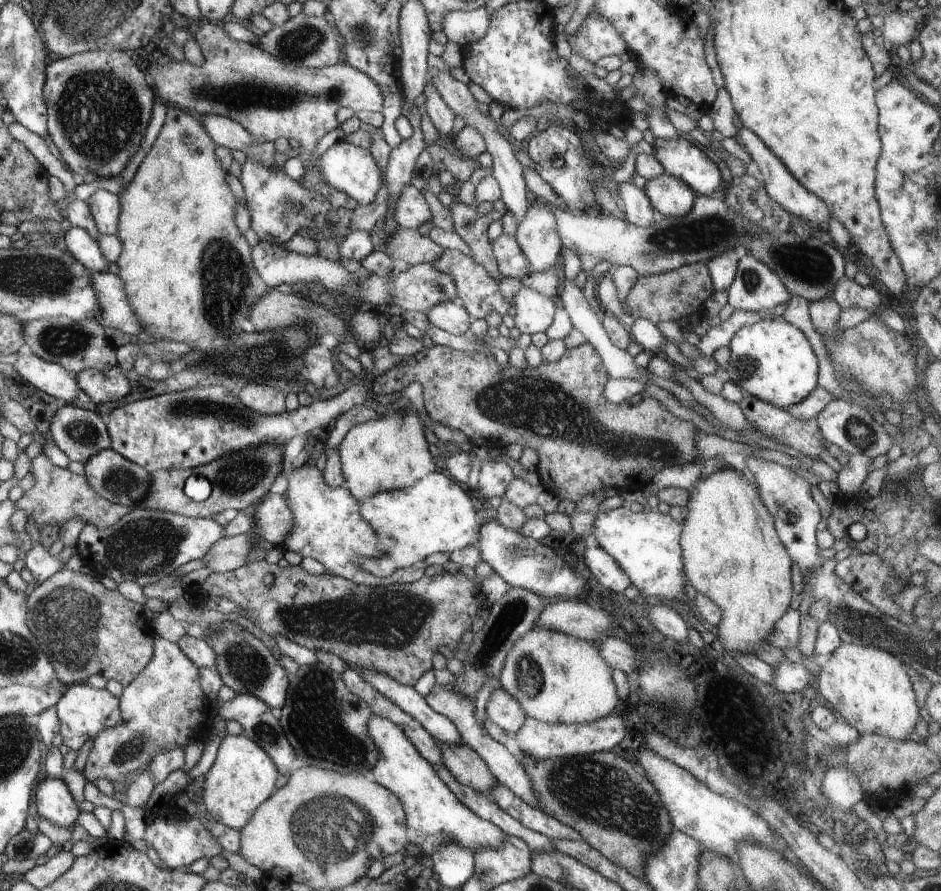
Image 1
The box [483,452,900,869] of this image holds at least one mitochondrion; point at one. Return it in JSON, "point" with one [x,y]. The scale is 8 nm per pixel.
{"point":[590,791]}

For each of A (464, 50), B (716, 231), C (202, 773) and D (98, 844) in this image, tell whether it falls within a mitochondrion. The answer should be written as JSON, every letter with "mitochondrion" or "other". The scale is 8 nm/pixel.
{"A":"other","B":"mitochondrion","C":"other","D":"other"}

